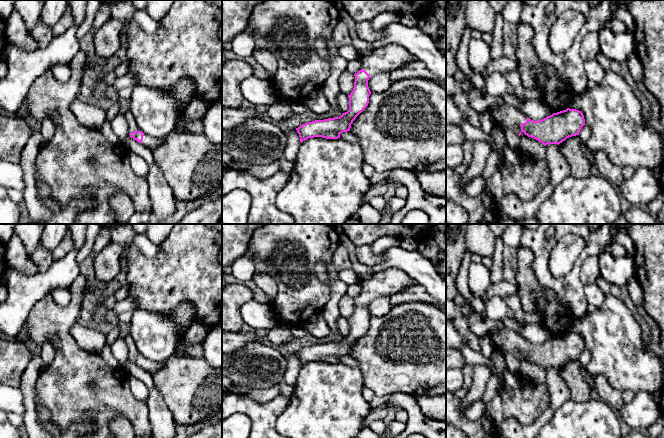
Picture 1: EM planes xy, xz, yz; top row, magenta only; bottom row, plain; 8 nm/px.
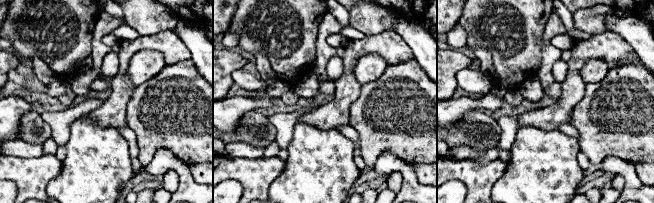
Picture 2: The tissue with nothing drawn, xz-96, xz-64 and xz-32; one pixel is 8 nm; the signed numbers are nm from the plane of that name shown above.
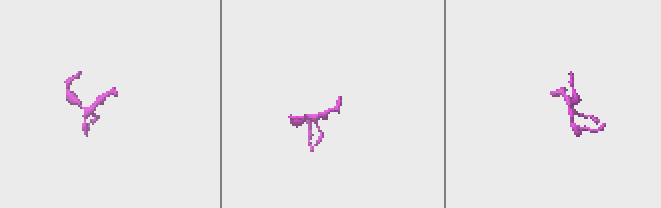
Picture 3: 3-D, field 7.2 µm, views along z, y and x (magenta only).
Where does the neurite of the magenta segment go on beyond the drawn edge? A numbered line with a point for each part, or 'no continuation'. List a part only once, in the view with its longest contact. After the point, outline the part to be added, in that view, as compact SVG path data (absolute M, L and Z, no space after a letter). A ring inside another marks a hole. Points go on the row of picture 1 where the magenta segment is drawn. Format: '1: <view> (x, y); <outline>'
1: yz (506, 116); M498 104L489 109L495 124L502 130L513 131L515 134L521 132L520 125L527 121L527 117L523 115L515 106L511 104Z

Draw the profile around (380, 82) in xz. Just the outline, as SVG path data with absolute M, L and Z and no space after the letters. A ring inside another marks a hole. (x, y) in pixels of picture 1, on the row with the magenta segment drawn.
M390 72L376 73L368 80L368 87L372 93L385 92L390 88L391 84Z

